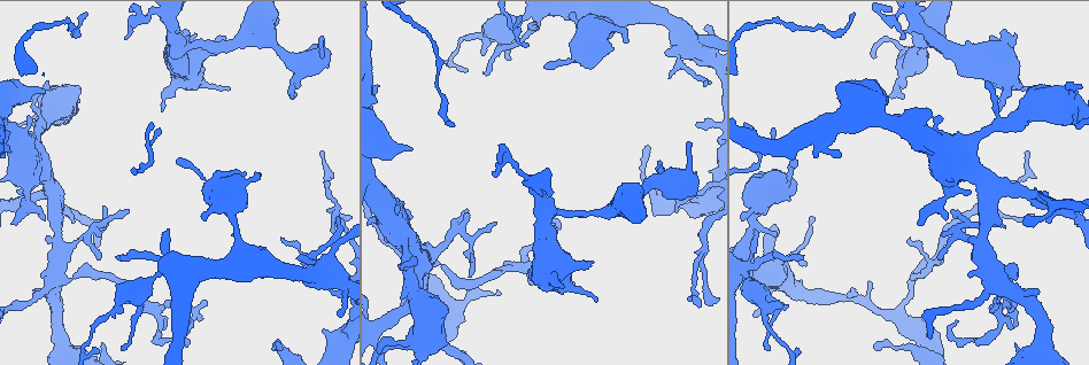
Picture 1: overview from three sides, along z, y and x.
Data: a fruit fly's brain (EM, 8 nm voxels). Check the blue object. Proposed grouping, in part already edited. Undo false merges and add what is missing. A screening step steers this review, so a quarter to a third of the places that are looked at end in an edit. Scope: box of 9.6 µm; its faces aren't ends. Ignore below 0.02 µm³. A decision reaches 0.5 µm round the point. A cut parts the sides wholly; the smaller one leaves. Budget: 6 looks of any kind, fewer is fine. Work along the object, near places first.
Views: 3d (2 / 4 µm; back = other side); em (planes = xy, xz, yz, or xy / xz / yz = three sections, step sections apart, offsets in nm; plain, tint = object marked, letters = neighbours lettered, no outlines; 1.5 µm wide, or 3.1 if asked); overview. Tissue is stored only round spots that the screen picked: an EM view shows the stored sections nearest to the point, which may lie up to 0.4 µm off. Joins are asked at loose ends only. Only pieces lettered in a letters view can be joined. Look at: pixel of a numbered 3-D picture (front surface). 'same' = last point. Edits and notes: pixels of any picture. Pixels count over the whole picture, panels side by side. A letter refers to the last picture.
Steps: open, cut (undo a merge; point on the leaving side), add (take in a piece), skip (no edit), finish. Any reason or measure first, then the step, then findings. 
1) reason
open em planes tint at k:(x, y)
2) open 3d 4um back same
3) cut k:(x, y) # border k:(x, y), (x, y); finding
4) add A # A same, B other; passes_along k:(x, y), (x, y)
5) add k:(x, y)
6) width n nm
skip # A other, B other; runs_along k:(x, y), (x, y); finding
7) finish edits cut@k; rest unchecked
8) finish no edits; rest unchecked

an open end
open em xz step 4 letters at 1:(410, 150)

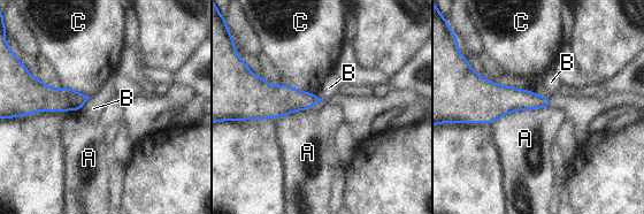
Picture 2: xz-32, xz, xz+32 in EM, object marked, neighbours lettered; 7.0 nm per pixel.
skip # A other, B other, C other; border 2:(550, 106), (516, 109), (493, 122); no lettered piece goes on from it

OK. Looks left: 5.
open em planes letters at 1:(902, 38)

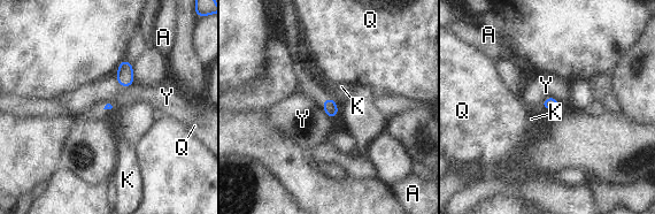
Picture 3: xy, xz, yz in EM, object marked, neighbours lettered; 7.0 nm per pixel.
longest_contact Y 160 nm
skip # A other, K other, Q other, Y other; border 3:(326, 97), (323, 109), (331, 117); no lettered piece goes on from it

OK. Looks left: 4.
branch stops here
open em planes letters at 1:(230, 88)

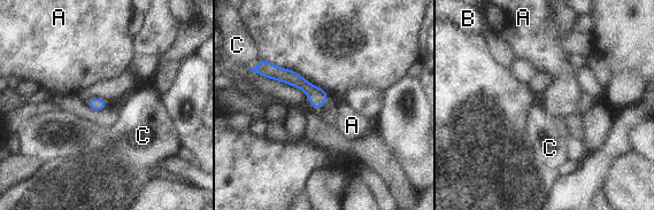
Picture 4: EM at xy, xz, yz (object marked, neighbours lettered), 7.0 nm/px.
longest_contact C 120 nm
skip # A other, B other, C other; runs_along 4:(261, 69), (298, 80), (322, 101); none of them fits

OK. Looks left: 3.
finish no edits; rest unchecked

